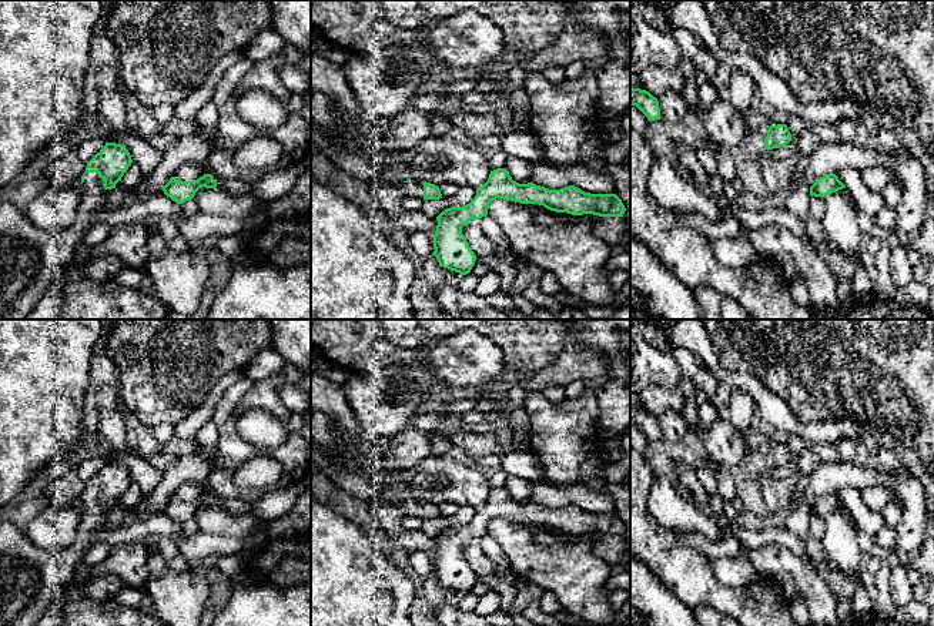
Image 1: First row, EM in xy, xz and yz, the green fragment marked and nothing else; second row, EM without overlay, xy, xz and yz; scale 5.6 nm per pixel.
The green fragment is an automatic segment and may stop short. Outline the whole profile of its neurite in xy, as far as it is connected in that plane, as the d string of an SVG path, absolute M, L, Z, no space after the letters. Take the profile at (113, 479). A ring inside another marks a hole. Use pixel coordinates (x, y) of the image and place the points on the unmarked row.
M116 462L106 465L87 482L81 495L81 522L74 542L66 550L46 550L36 546L11 522L0 522L0 626L36 626L54 605L56 596L74 579L83 565L83 555L93 548L93 533L106 528L108 513L131 485L128 469Z

